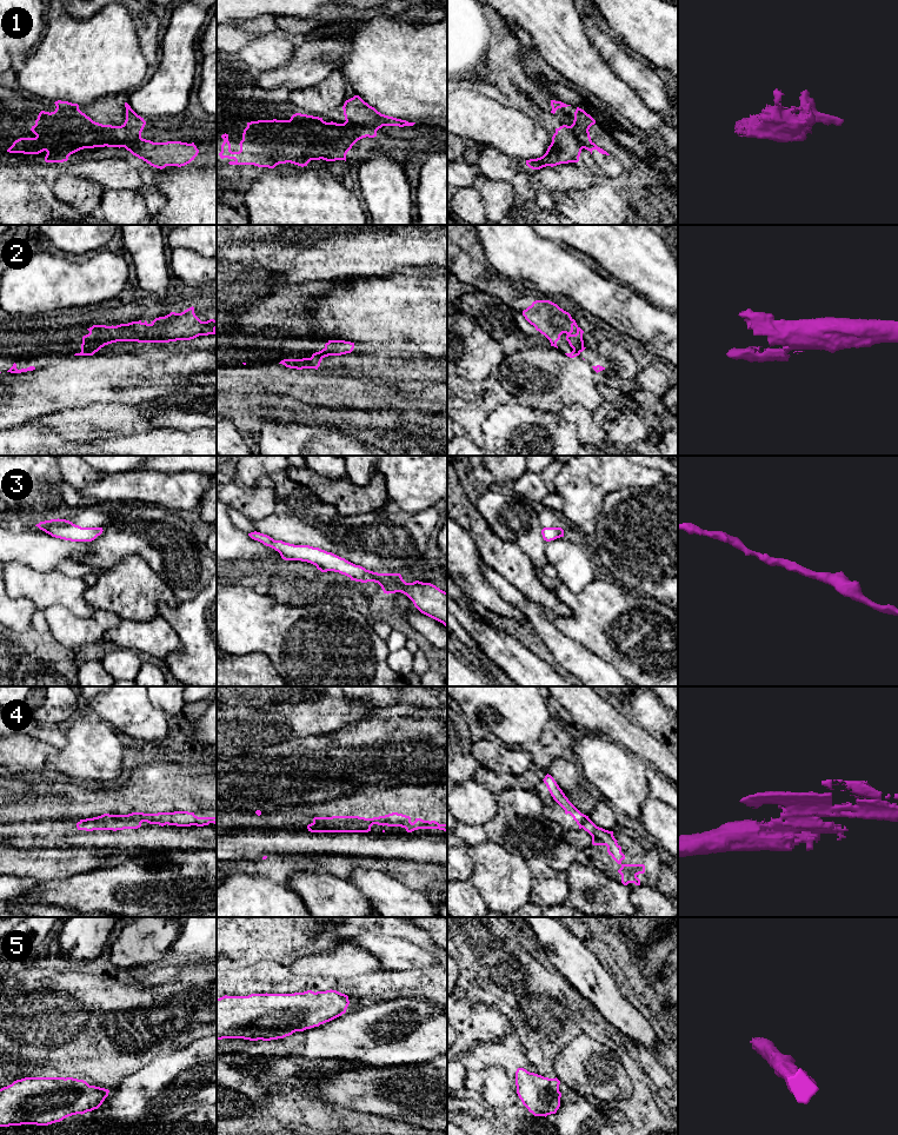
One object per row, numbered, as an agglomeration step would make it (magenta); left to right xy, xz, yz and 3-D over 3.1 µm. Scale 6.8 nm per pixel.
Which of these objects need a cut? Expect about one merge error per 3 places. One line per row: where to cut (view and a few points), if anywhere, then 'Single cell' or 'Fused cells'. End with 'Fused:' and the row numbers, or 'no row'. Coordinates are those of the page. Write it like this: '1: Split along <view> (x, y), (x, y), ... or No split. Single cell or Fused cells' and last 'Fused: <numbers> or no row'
1: Split along xz (346, 120), (367, 126), (376, 133). Fused cells
2: Split along xz (312, 354), (321, 354), (324, 357). Fused cells
3: No split. Single cell
4: Split along xz (313, 822), (365, 823), (370, 828). Fused cells
5: No split. Single cell
Fused: 1, 2, 4

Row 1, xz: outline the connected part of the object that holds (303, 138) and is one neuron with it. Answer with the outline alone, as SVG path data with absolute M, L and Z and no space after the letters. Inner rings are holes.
M295 113L290 120L258 120L247 122L244 130L240 151L232 152L228 134L222 134L220 158L228 158L230 165L254 165L274 168L279 164L291 162L307 166L311 160L345 160L352 146L362 138L374 138L377 133L364 126L345 121L344 124L326 122L322 118Z

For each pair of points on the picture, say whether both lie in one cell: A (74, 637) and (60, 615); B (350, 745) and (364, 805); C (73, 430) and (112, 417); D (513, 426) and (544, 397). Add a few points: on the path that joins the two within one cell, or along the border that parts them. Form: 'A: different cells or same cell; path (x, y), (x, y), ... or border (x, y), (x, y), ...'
A: same cell; path (70, 631), (60, 621)
B: different cells; border (388, 788), (361, 787), (352, 794), (334, 798)
C: same cell; path (82, 424), (102, 419)
D: different cells; border (513, 399), (540, 410), (559, 413)

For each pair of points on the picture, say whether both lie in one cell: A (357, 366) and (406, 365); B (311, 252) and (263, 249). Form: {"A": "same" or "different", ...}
{"A": "same", "B": "same"}

